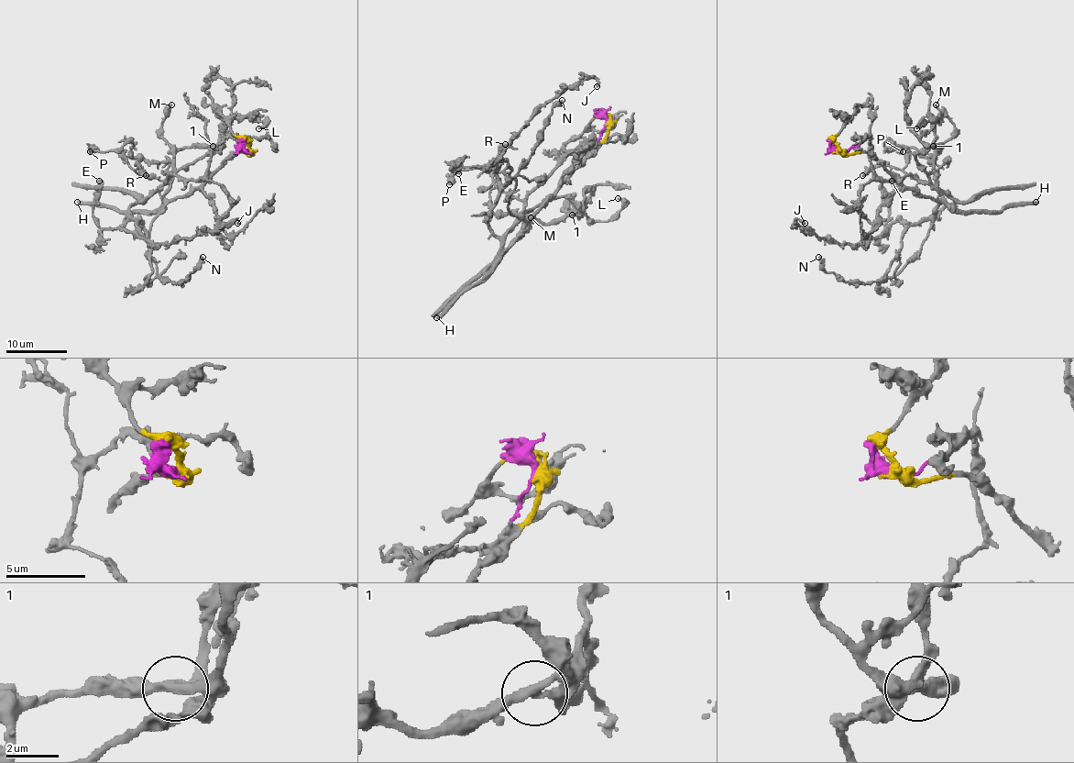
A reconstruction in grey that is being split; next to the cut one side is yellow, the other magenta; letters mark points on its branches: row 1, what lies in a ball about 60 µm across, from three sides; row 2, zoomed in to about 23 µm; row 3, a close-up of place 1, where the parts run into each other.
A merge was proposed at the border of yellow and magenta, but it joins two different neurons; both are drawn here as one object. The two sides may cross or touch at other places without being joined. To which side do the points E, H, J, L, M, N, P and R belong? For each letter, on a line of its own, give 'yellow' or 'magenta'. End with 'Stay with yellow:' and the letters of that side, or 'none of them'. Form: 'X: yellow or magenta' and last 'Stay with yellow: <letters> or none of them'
E: magenta
H: yellow
J: magenta
L: yellow
M: yellow
N: yellow
P: yellow
R: magenta
Stay with yellow: H, L, M, N, P

